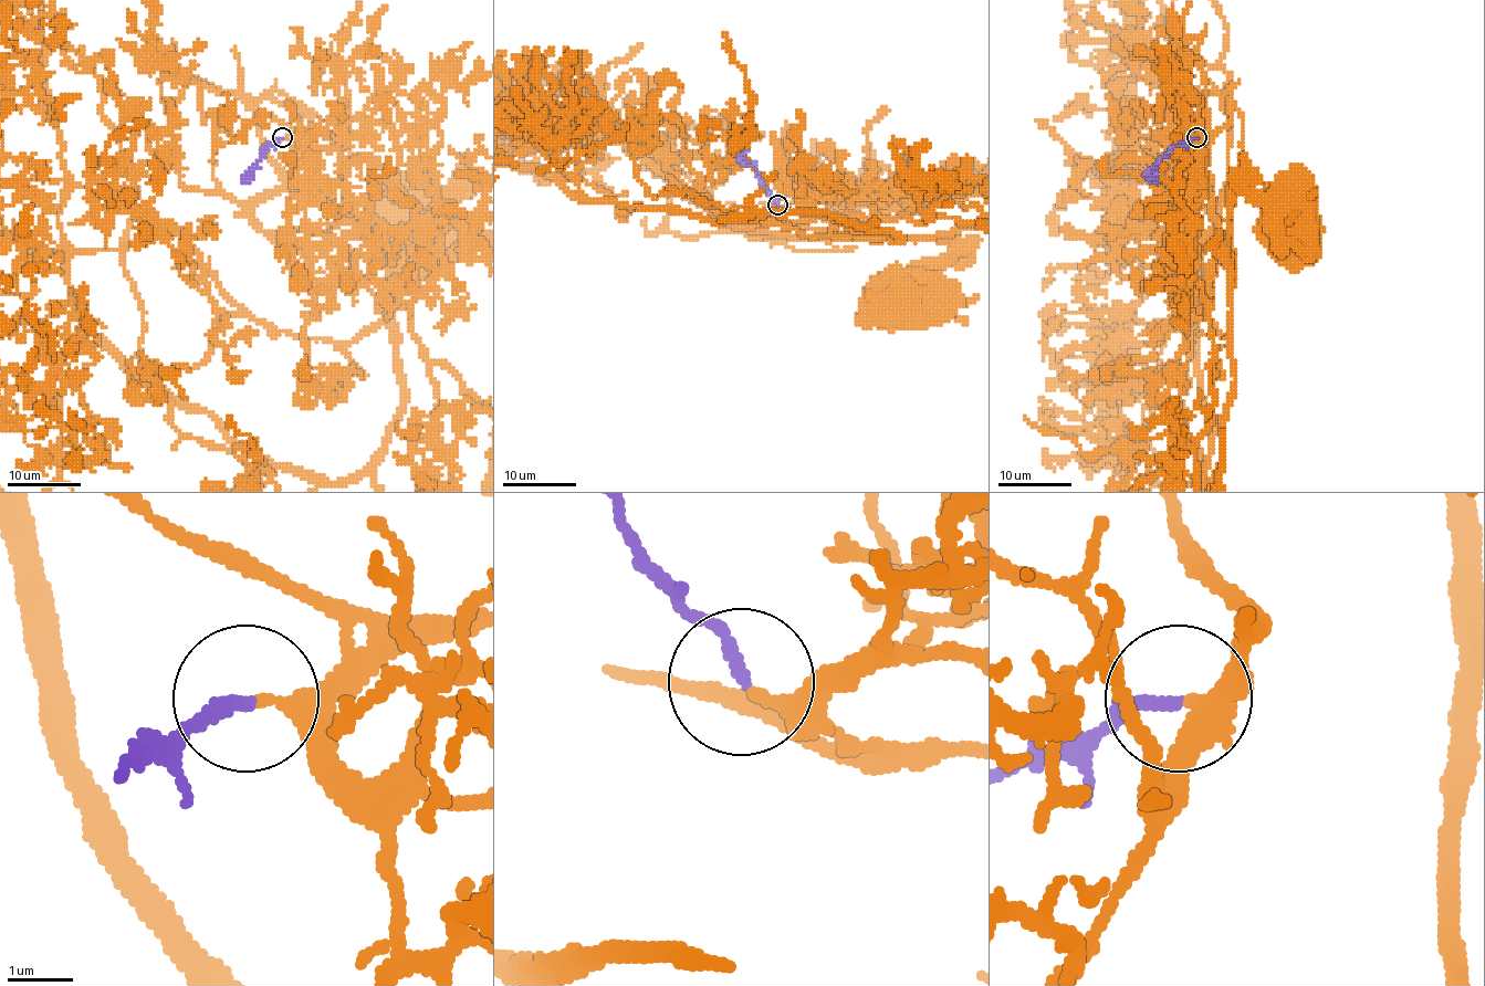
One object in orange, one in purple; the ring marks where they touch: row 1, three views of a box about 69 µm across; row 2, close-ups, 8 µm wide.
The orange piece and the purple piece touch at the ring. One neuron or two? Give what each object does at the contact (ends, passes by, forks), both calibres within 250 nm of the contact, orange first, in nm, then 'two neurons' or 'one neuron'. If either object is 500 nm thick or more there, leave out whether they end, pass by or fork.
orange ends there; purple ends there; 300 nm thick on the orange side, 180 nm on the other; one neuron

